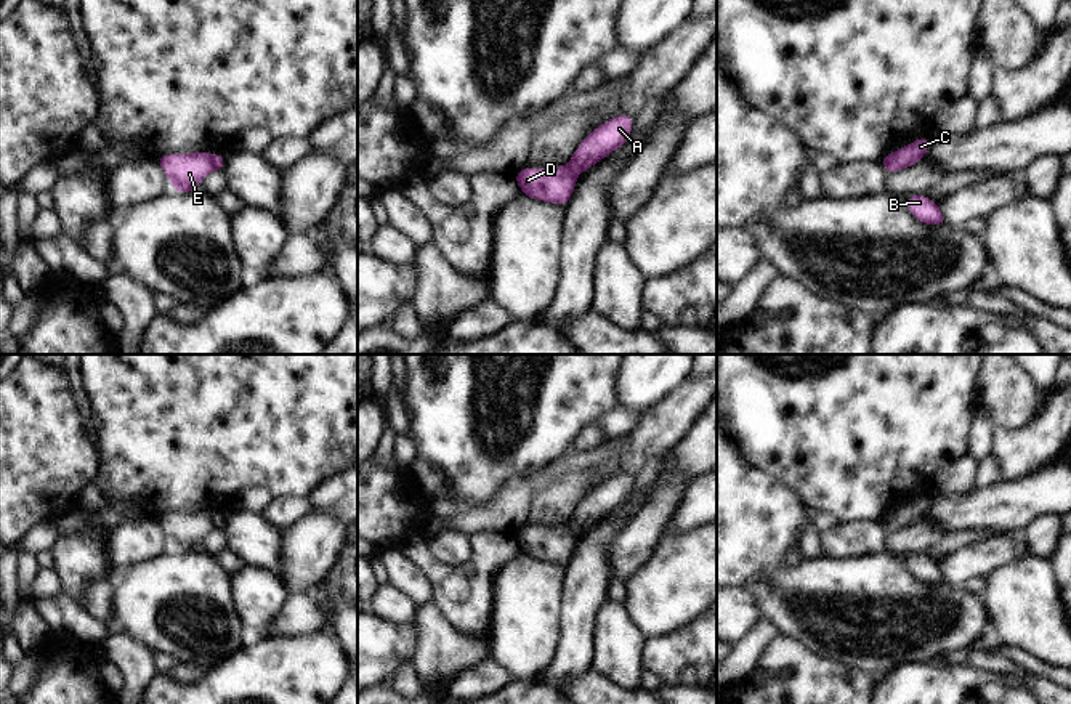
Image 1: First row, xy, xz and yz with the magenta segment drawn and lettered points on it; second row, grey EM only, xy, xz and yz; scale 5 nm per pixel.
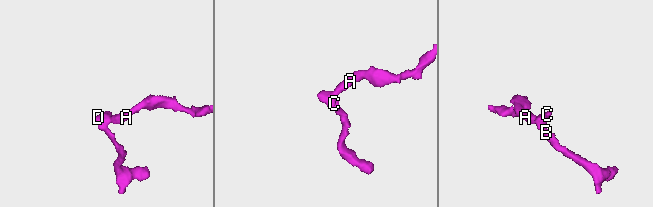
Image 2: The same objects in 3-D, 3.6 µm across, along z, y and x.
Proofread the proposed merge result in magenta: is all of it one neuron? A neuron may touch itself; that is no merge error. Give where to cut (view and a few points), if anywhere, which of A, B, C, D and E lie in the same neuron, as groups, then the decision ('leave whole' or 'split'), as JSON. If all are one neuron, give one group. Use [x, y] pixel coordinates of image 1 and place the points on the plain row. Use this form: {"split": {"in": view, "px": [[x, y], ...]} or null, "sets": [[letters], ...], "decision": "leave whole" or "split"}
{"split": {"in": "xy", "px": [[209, 512], [209, 521], [214, 528]]}, "sets": [["A"], ["B", "C", "D", "E"]], "decision": "split"}

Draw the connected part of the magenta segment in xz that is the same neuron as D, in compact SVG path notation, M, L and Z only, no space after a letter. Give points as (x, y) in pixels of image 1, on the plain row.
M524 526L515 531L513 537L521 553L542 561L566 566L577 539L569 532L568 526L532 528Z

